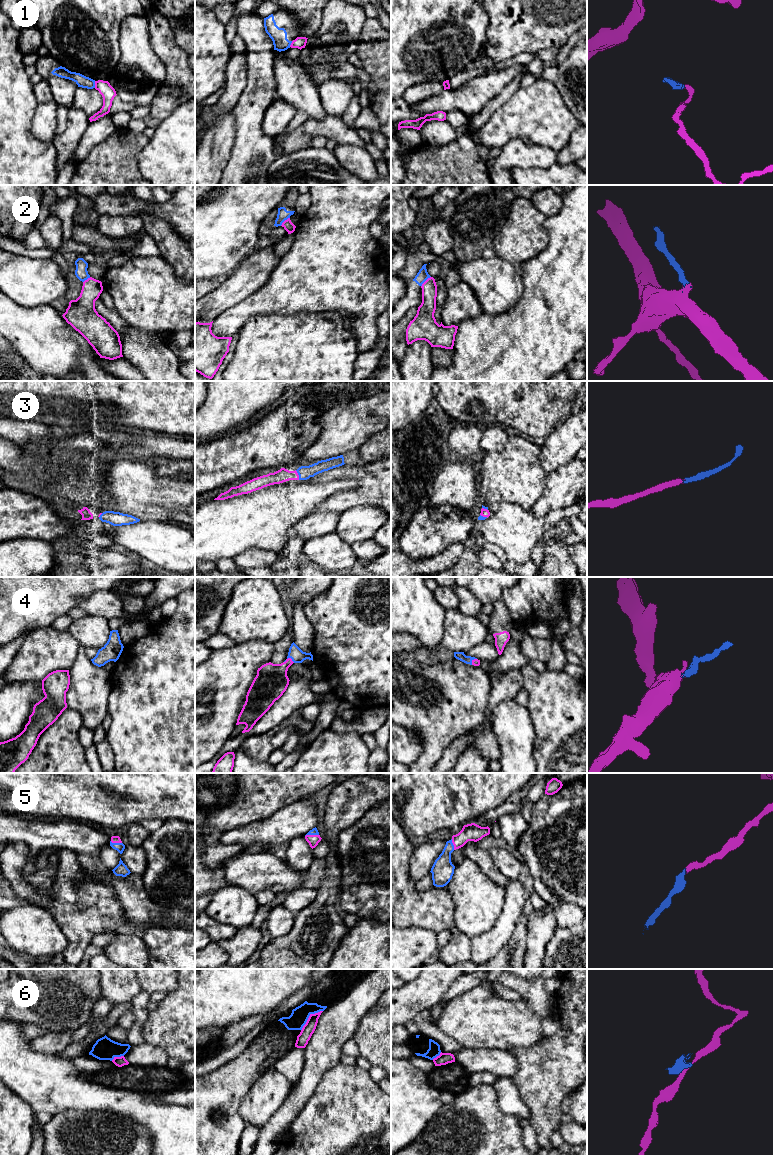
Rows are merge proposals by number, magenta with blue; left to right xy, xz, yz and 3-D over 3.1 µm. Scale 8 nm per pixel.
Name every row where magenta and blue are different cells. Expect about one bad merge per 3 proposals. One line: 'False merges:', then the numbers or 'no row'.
False merges: 1, 2, 6

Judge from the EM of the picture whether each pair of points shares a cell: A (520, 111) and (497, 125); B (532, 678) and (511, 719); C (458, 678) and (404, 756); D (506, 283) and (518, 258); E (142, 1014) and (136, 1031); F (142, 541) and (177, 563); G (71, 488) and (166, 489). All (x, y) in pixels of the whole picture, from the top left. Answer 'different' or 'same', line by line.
A: same
B: different
C: different
D: different
E: same
F: same
G: same

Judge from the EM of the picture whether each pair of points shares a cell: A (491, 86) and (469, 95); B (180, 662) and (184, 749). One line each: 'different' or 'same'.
A: same
B: same

